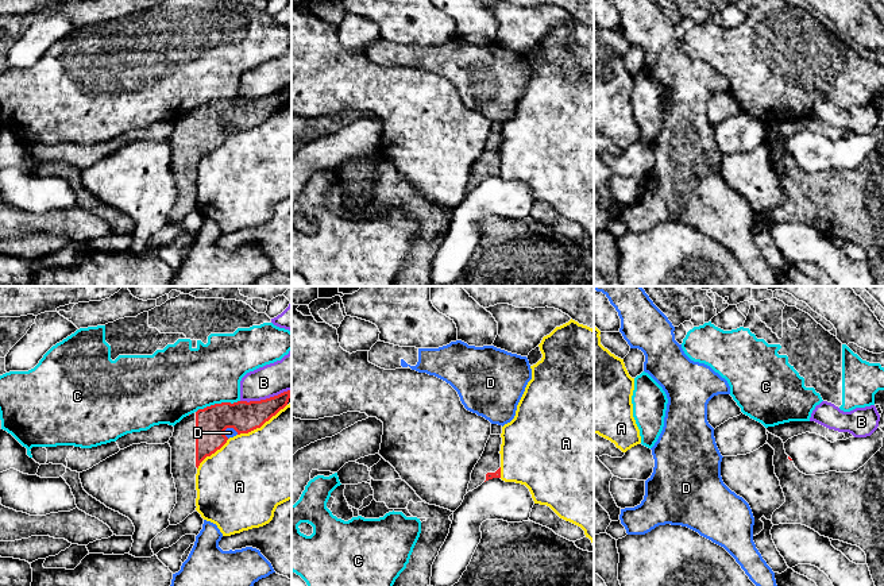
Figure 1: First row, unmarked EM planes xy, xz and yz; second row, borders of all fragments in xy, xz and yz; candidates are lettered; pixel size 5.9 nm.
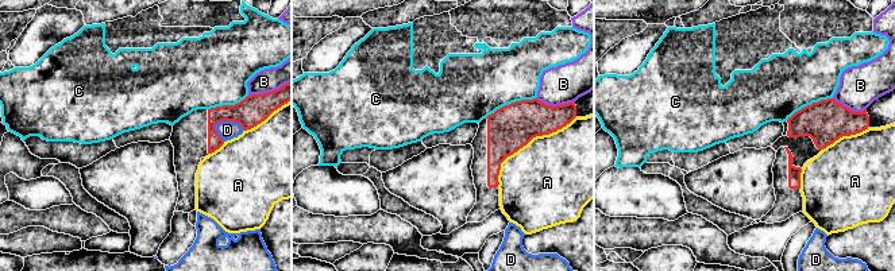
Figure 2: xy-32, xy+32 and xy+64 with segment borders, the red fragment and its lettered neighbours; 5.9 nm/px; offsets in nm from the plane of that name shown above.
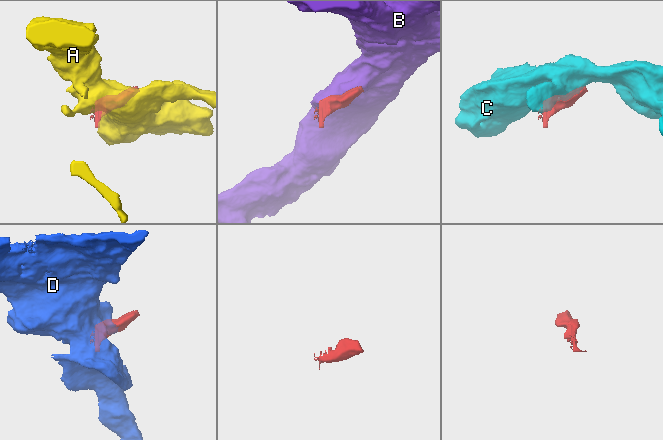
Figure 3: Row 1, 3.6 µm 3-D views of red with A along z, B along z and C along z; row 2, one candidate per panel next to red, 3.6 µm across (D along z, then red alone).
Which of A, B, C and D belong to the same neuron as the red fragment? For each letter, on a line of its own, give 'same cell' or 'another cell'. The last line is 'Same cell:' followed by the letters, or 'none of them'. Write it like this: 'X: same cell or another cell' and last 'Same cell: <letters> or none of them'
A: another cell
B: another cell
C: another cell
D: another cell
Same cell: none of them

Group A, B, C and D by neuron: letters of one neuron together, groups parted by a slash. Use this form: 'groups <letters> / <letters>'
groups A / B / C / D

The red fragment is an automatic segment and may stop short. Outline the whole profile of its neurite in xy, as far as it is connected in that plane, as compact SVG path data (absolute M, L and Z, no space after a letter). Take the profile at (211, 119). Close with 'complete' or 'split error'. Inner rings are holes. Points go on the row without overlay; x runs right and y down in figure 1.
M292 88L260 99L221 100L198 107L184 115L174 123L173 134L169 138L171 144L171 171L177 186L177 201L170 211L170 223L182 220L189 212L196 209L196 171L200 161L220 147L228 138L224 132L227 126L233 126L238 132L248 131L260 126L266 119L283 107L290 96Z; split error

